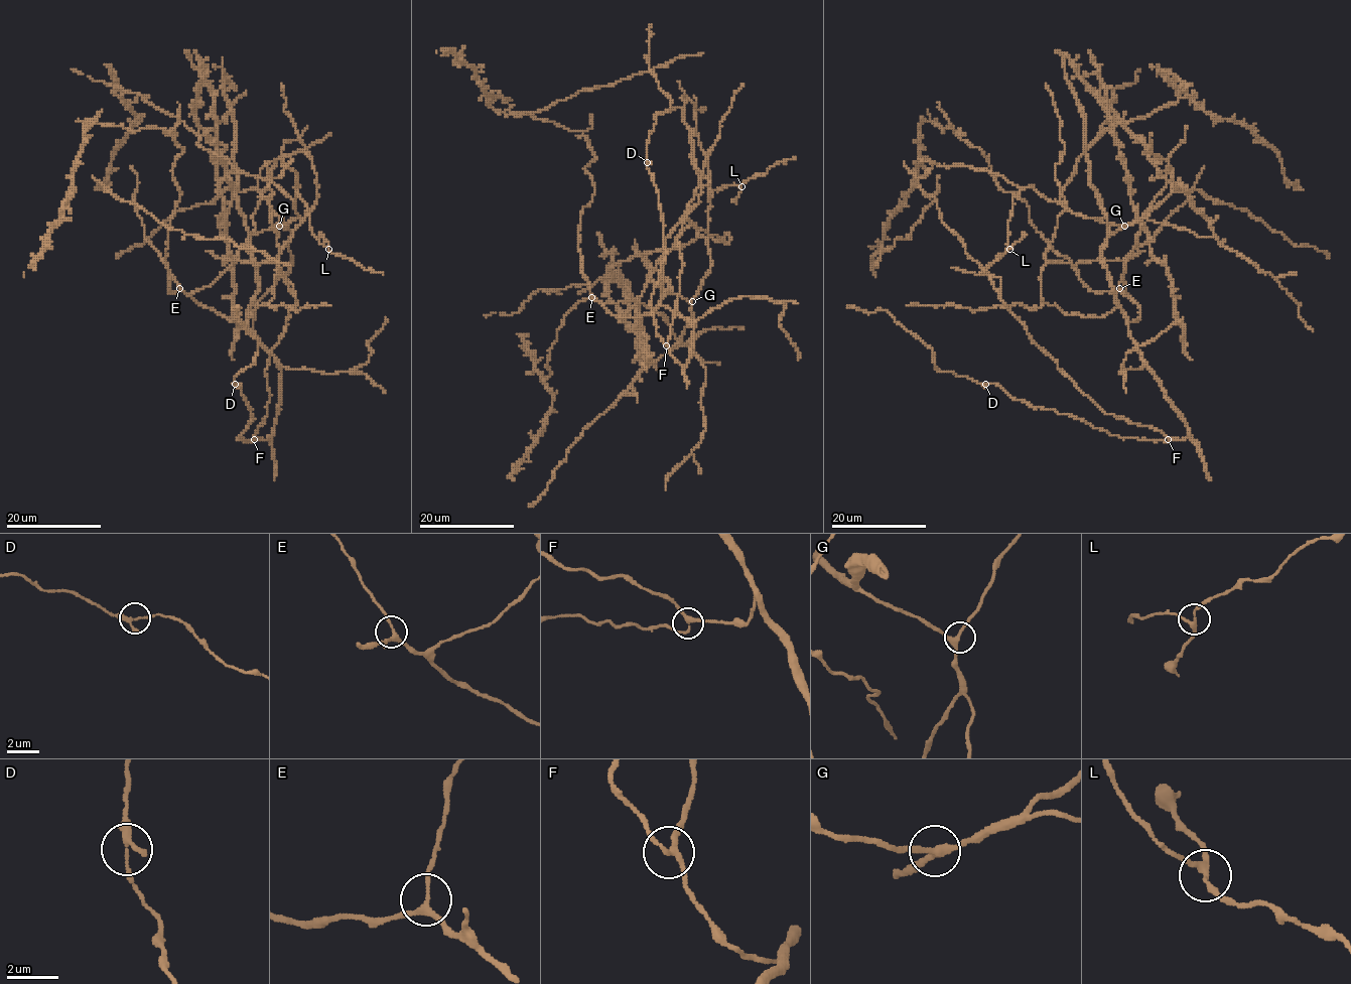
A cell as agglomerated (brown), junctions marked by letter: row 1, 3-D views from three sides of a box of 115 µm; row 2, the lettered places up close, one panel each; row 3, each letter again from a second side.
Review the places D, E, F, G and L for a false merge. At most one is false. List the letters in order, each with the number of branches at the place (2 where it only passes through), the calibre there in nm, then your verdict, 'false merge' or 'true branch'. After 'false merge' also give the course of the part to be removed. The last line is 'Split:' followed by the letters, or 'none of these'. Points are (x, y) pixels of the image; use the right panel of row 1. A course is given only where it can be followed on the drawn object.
D: 3 | 200 nm | true branch
E: 3 | 200 nm | true branch
F: 3 | 200 nm | true branch
G: 3 | 260 nm | true branch
L: 3 | 200 nm | true branch
Split: none of these

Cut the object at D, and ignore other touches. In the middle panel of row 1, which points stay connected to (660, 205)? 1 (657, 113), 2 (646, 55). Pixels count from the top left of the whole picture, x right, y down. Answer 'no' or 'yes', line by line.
1: no
2: no

